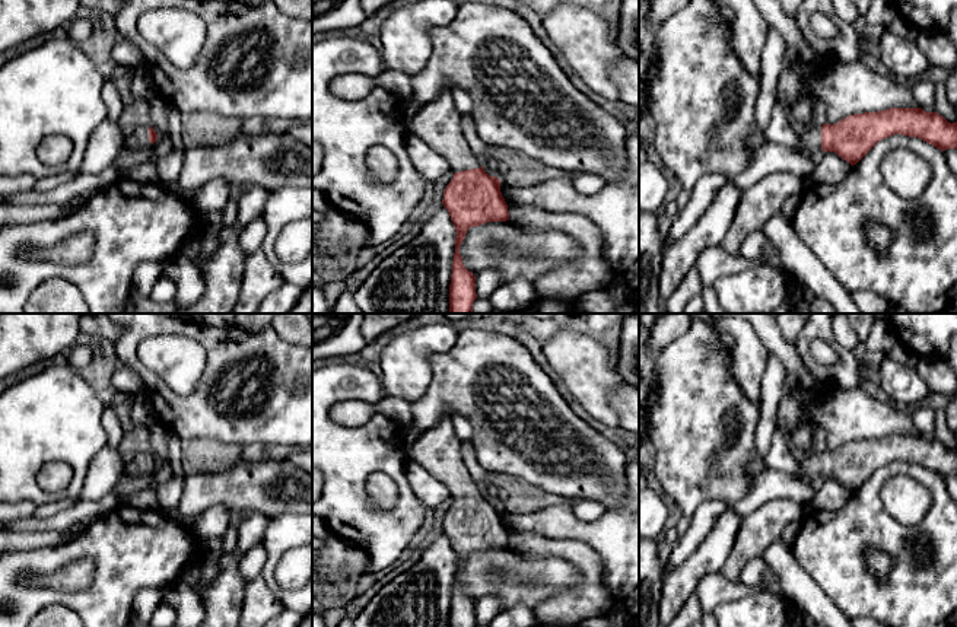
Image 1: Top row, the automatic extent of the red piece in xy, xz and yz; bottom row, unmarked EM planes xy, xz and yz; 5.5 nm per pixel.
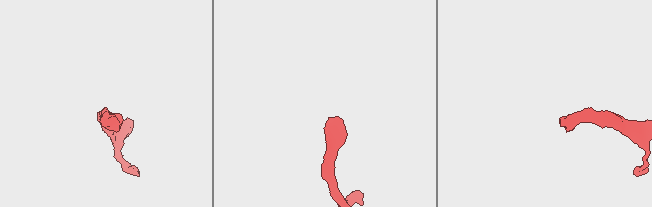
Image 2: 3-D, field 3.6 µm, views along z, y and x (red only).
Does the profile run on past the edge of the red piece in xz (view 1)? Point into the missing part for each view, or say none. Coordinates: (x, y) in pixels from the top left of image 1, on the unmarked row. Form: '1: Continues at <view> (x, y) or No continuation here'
1: Continues at xz (438, 451)

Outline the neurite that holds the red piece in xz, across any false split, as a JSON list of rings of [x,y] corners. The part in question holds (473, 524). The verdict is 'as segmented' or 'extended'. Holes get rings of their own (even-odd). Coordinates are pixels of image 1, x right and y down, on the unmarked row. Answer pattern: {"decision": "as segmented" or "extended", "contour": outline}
{"decision": "extended", "contour": [[[443,416],[433,427],[425,432],[414,442],[410,451],[410,459],[419,464],[438,481],[443,483],[451,496],[455,499],[454,505],[445,515],[442,526],[442,531],[448,537],[457,557],[449,627],[476,627],[476,602],[464,593],[460,572],[470,554],[480,553],[487,548],[509,547],[508,531],[500,519],[500,506],[490,503],[483,496],[483,486],[473,480],[462,458],[462,442],[455,435],[451,417]]]}

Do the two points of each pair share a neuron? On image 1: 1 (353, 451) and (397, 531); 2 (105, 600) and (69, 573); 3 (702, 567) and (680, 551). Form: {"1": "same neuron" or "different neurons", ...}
{"1": "same neuron", "2": "different neurons", "3": "different neurons"}

